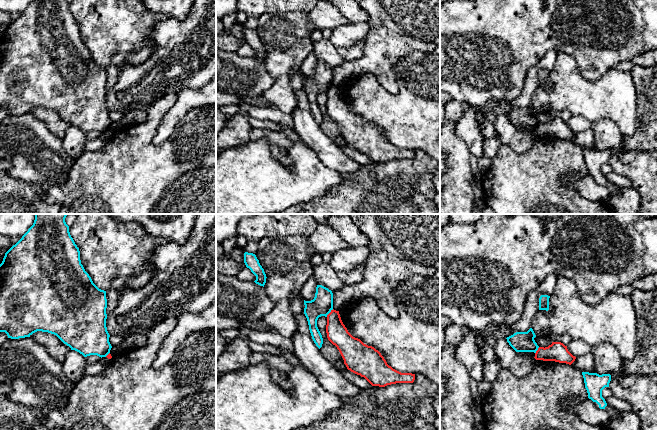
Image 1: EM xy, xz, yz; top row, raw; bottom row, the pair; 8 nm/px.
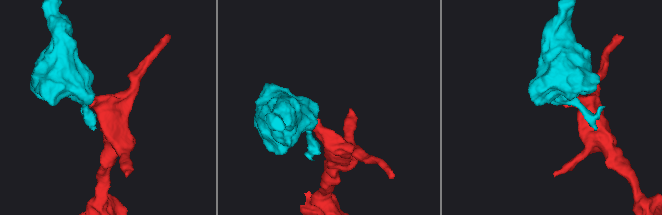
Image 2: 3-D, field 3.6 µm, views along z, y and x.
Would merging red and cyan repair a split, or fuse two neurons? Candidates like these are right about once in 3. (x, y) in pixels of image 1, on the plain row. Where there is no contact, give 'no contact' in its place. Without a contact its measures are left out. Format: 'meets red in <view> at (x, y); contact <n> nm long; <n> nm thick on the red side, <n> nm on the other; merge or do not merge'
meets red in xz at (329, 89); contact 90 nm long; 170 nm thick on the red side, 170 nm on the other; do not merge

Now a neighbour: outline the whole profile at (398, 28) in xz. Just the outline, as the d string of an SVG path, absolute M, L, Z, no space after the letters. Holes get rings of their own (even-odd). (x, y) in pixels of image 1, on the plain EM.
M354 0L368 14L370 30L365 38L363 55L359 59L344 61L333 70L336 87L361 75L374 75L389 93L399 91L393 66L403 58L419 51L429 53L440 45L440 0Z

